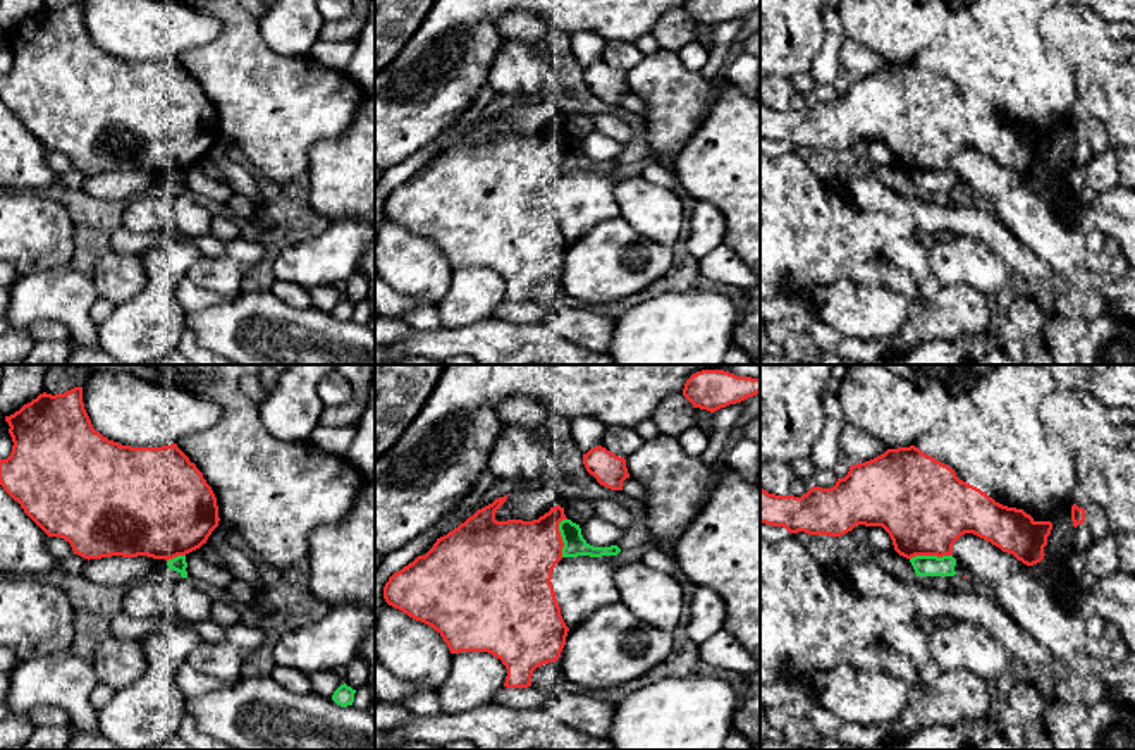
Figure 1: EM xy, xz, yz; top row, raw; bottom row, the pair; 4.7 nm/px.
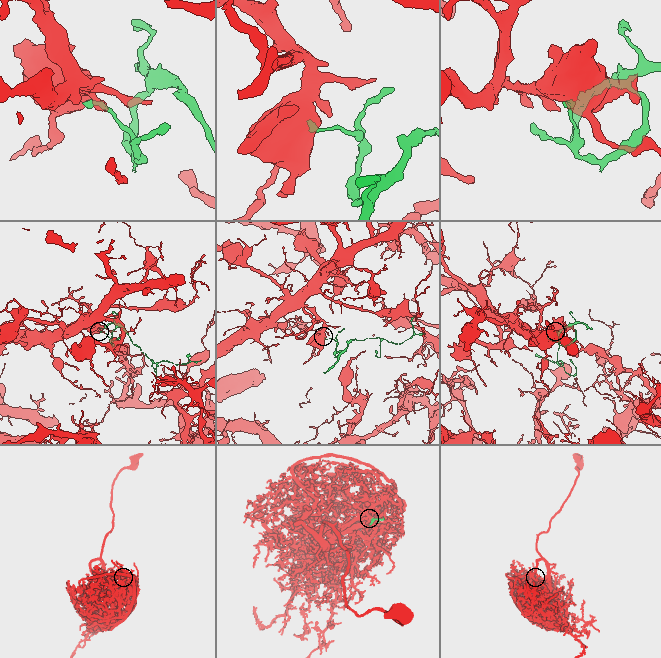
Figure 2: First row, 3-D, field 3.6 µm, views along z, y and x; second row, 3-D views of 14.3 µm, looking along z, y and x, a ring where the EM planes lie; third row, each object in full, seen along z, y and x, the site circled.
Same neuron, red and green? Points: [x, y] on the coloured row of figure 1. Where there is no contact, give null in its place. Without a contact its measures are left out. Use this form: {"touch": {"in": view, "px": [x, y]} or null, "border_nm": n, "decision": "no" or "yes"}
{"touch": {"in": "yz", "px": [931, 554]}, "border_nm": 200, "decision": "no"}

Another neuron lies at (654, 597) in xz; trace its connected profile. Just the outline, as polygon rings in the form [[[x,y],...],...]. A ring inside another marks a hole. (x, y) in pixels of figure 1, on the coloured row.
[[[636,561],[619,566],[614,581],[621,606],[640,621],[671,633],[679,626],[684,592],[674,576]]]

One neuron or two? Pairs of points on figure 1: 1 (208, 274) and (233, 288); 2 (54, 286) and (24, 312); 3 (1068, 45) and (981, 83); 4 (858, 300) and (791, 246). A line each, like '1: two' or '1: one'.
1: one
2: one
3: two
4: two

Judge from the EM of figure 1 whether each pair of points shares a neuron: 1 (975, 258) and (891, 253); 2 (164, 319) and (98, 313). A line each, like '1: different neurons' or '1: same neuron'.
1: different neurons
2: different neurons

